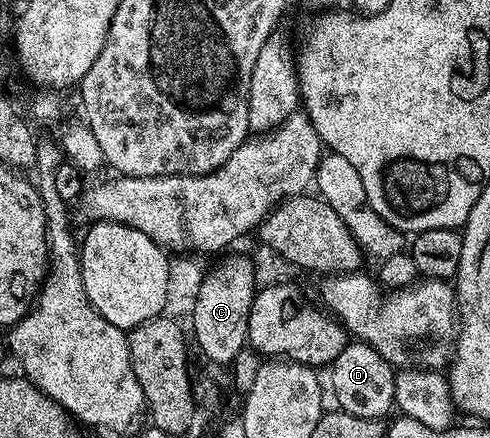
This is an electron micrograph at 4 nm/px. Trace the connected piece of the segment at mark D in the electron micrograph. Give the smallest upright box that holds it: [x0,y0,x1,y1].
[329,340,396,419]

